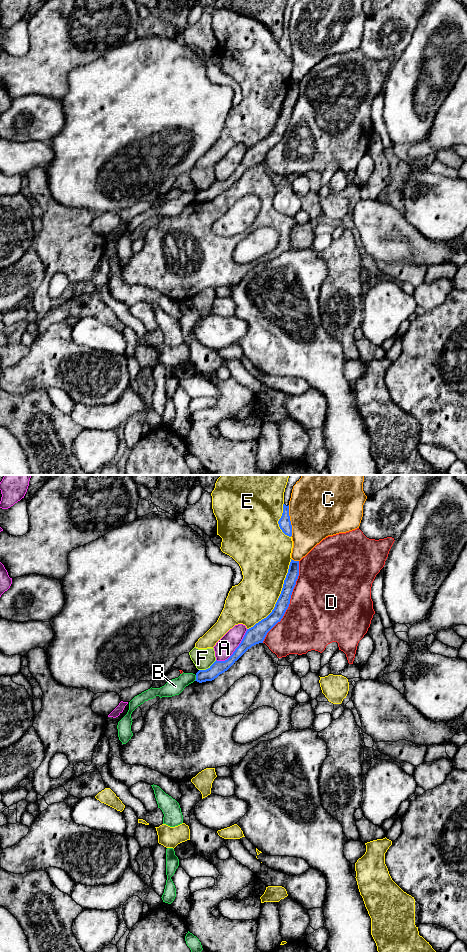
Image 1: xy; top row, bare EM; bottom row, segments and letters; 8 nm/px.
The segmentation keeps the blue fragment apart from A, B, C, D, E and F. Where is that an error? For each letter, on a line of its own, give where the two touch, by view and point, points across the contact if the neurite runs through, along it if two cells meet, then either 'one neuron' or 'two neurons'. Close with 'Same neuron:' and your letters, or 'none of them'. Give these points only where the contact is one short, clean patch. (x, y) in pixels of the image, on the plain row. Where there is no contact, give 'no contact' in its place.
A: contact xy (235, 169); two neurons
B: contact xy (196, 198); border xy (196, 195), (194, 200); two neurons
C: contact xy (290, 41); two neurons
D: contact xy (289, 122); two neurons
E: contact xy (279, 117); two neurons
F: contact xy (208, 188); border xy (216, 180), (207, 188), (199, 190); two neurons
Same neuron: none of them

